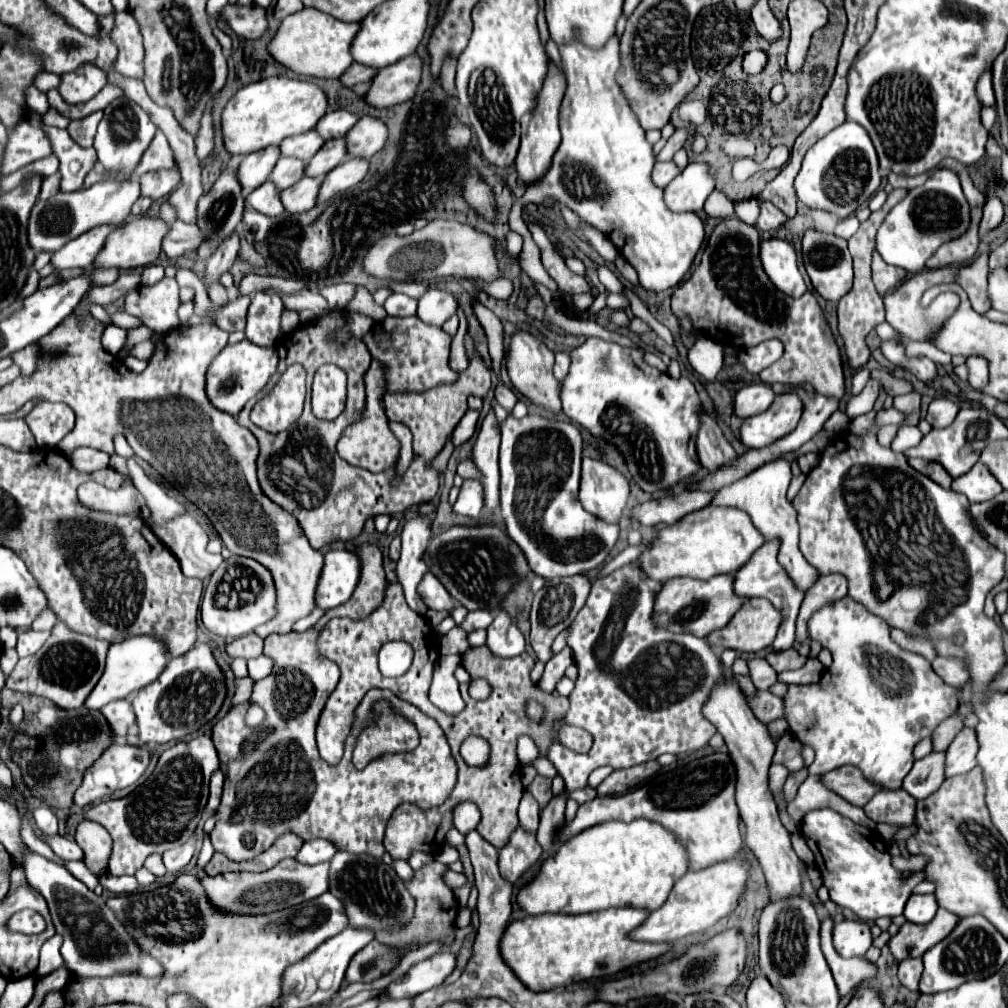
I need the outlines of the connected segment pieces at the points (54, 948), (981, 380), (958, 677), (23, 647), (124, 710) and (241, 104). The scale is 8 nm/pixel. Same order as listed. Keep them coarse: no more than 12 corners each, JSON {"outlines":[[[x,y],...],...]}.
{"outlines":[[[62,936],[52,938],[40,950],[38,974],[50,974],[64,966],[60,954]],[[970,356],[968,382],[974,390],[988,382],[988,364],[980,356]],[[936,658],[934,672],[952,686],[964,686],[968,672],[956,658]],[[22,630],[16,650],[30,656],[40,650],[50,632]],[[128,700],[106,704],[104,712],[112,742],[122,744],[136,720]],[[282,76],[240,88],[222,112],[232,156],[312,130],[326,94]]]}

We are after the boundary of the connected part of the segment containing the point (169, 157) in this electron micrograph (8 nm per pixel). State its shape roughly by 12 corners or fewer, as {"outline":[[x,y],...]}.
{"outline":[[156,132],[136,174],[176,168],[172,148]]}

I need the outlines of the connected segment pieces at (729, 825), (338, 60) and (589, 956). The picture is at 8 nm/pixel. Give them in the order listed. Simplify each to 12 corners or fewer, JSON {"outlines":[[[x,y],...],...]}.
{"outlines":[[[728,754],[596,796],[554,844],[600,822],[672,830],[696,872],[742,846]],[[304,8],[268,52],[298,76],[340,78],[360,24]],[[636,908],[540,914],[500,938],[534,992],[568,988],[668,950],[626,934]]]}

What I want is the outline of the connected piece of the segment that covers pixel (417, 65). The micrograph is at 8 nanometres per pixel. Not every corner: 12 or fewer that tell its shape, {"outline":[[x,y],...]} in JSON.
{"outline":[[412,54],[376,70],[364,96],[392,108],[416,94],[422,60]]}

